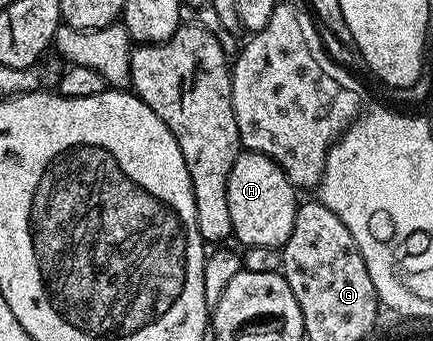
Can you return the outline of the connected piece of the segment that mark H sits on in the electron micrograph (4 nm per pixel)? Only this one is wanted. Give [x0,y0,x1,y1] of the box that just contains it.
[227,150,299,248]

